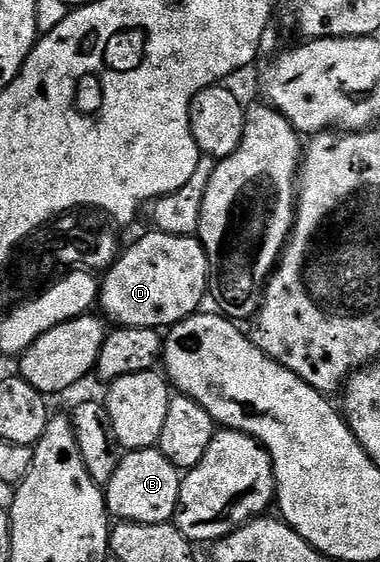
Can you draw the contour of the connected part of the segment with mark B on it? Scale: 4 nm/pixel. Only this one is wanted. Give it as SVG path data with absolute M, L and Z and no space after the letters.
M156 447L126 452L119 467L115 467L115 475L111 475L109 484L103 489L110 518L121 523L134 521L148 525L172 522L179 503L182 476L182 470L176 469L171 459Z

